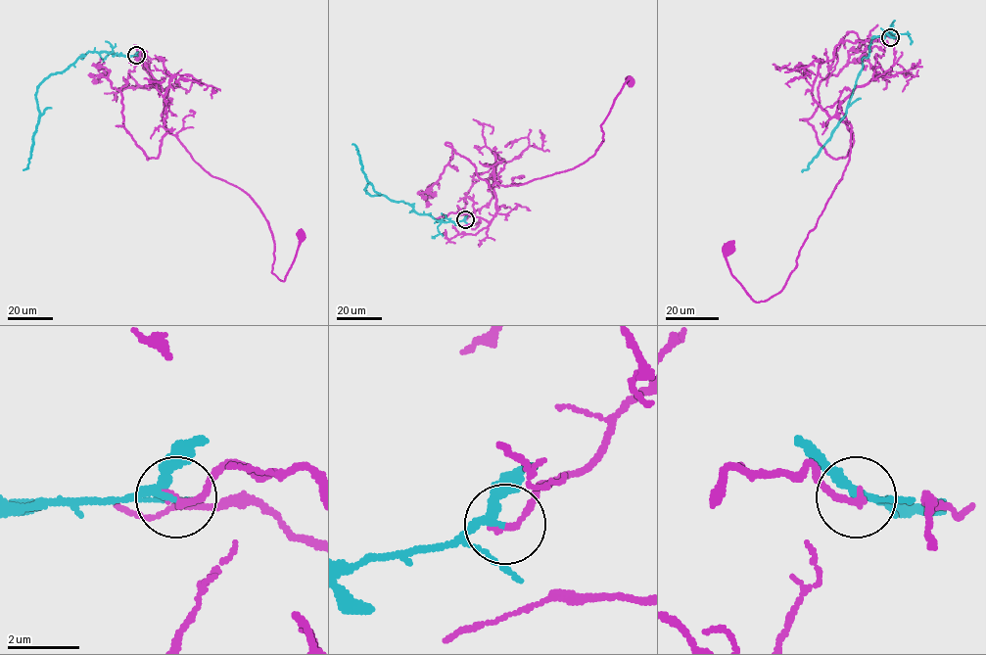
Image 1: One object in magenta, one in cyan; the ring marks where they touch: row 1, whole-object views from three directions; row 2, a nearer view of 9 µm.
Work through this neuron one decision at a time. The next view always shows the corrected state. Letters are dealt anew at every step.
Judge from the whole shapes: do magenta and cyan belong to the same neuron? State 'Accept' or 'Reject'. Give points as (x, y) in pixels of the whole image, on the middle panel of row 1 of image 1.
Reject

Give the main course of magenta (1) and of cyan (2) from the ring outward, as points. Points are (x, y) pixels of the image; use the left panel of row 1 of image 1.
1: (136, 55), (164, 59), (164, 127), (260, 210), (280, 280), (299, 236)
2: (136, 55), (88, 52), (42, 82), (36, 94), (39, 122), (28, 167), (23, 169)

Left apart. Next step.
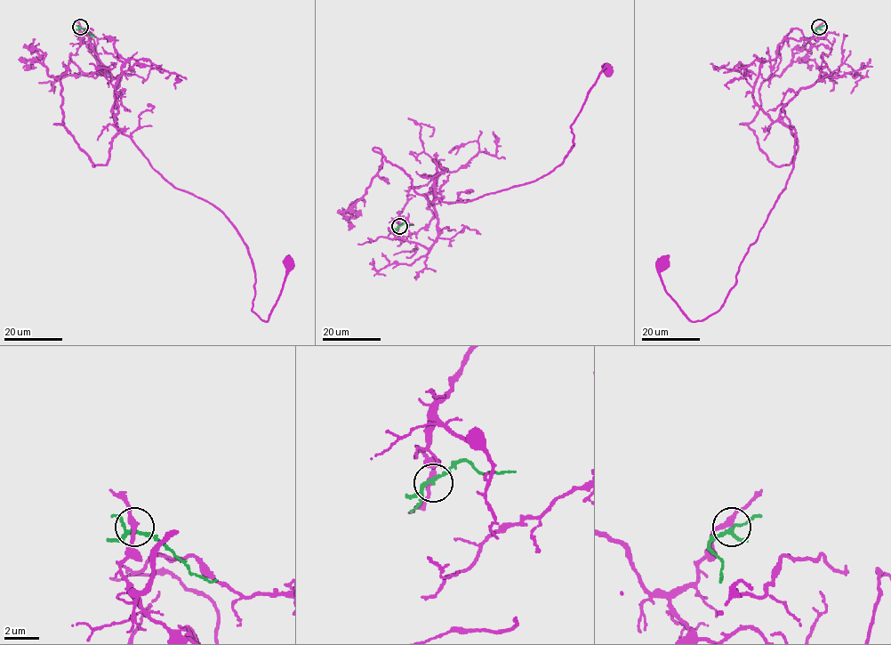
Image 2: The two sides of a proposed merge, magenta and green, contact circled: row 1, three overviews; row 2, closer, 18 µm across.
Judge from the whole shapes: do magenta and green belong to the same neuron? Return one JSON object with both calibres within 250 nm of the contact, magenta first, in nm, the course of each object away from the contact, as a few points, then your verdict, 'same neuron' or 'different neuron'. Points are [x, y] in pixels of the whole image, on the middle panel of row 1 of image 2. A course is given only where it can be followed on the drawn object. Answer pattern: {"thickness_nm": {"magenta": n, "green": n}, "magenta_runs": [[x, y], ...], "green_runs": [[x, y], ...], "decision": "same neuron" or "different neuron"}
{"thickness_nm": {"magenta": 300, "green": 160}, "magenta_runs": [[399, 227], [400, 216], [415, 237], [433, 215], [434, 160], [435, 194], [445, 202], [560, 165], [605, 69]], "green_runs": [[399, 227], [404, 223], [413, 224]], "decision": "different neuron"}

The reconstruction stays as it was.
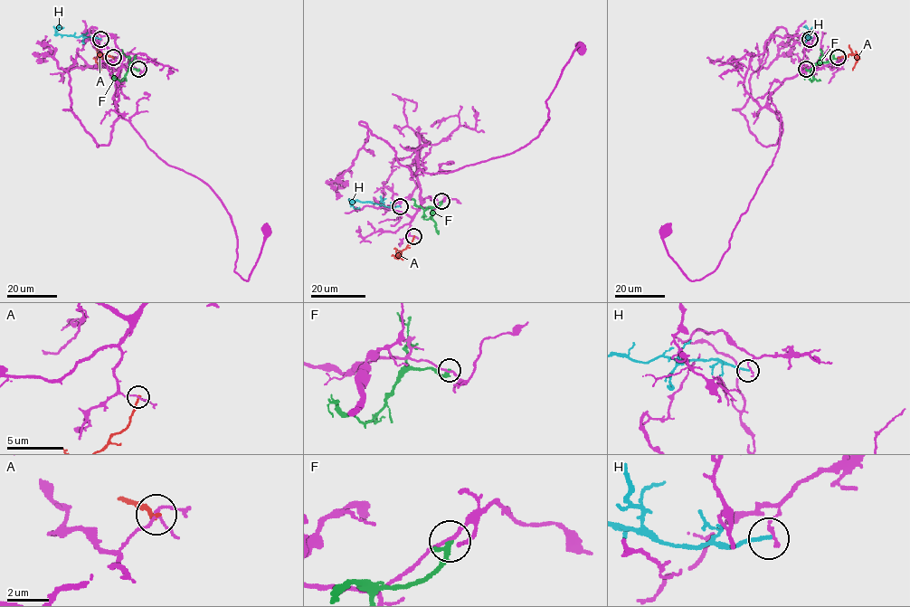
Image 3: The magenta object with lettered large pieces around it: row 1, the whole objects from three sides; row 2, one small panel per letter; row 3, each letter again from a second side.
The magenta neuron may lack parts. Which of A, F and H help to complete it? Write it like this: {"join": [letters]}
{"join": []}

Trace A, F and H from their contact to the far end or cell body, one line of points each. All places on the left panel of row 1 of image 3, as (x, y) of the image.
A: (113, 58), (103, 53), (99, 55), (96, 61), (101, 70)
F: (138, 69), (129, 69), (122, 79), (114, 76), (113, 80)
H: (100, 39), (56, 32), (63, 27)

